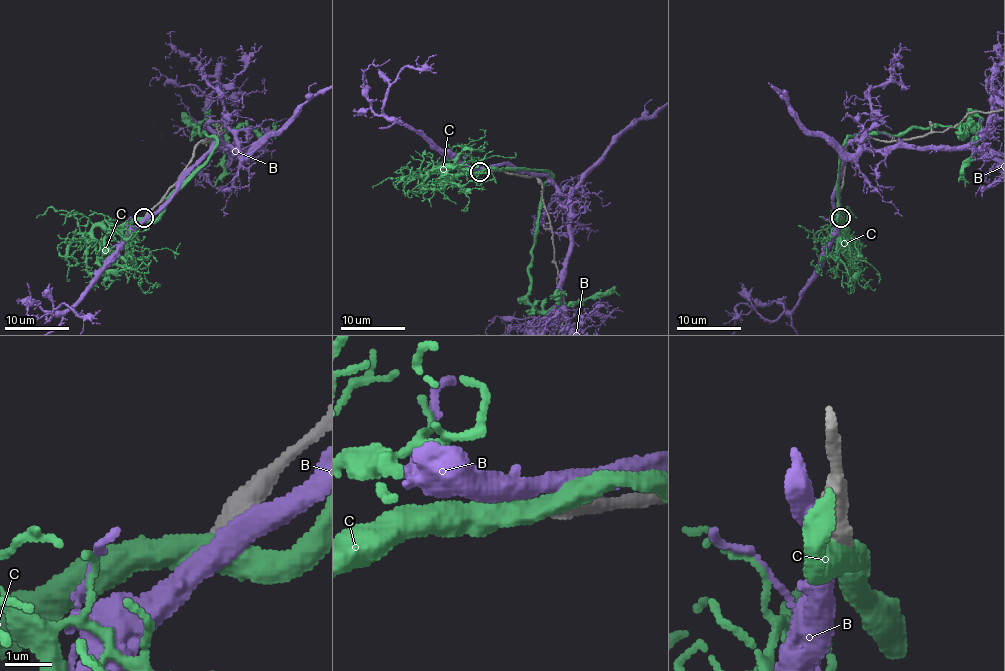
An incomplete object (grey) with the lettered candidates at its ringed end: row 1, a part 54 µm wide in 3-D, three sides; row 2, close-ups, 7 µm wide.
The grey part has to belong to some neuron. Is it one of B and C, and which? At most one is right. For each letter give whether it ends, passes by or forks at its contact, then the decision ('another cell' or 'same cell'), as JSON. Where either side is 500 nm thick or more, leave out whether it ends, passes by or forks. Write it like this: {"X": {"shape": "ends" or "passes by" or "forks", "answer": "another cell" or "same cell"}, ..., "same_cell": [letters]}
{"B": {"answer": "another cell"}, "C": {"shape": "passes by", "answer": "same cell"}, "same_cell": ["C"]}

